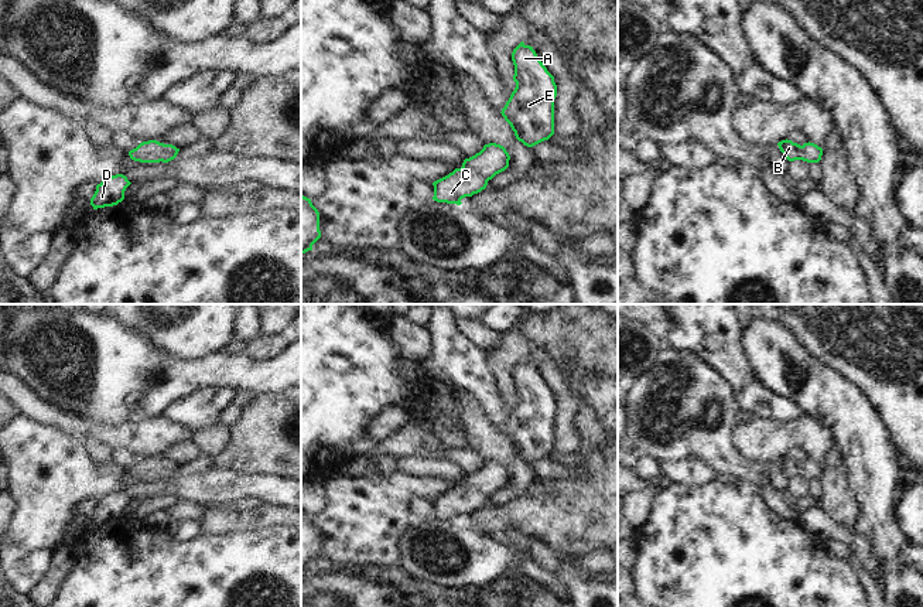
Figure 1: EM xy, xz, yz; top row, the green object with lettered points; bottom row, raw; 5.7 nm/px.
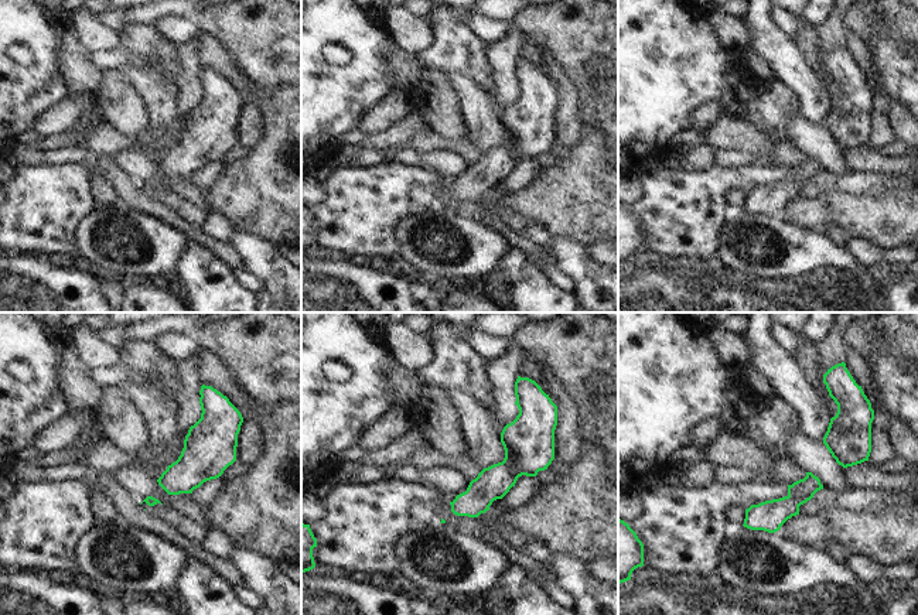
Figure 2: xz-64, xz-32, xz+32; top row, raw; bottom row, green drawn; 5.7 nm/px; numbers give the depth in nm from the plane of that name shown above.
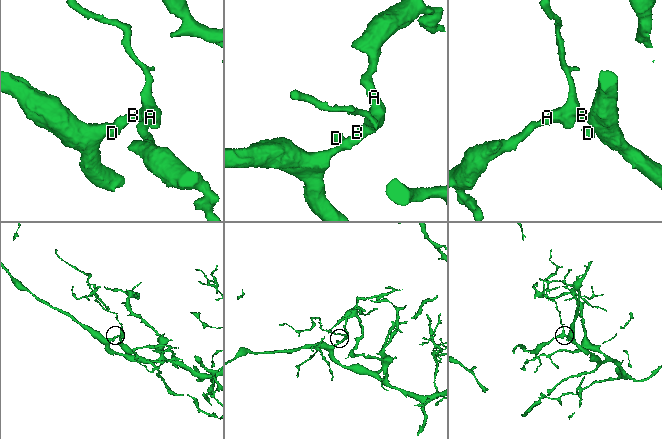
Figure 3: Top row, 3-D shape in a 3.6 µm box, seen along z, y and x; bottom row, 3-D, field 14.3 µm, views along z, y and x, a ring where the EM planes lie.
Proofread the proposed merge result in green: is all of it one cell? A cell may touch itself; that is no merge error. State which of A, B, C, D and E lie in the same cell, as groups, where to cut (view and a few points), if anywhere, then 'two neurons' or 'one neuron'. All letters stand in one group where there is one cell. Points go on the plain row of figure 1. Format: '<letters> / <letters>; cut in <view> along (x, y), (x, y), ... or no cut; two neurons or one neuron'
A B C D E; no cut; one neuron

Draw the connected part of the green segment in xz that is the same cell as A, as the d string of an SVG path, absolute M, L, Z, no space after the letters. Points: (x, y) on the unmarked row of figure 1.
M523 358L513 366L516 405L502 426L515 453L533 464L554 451L554 416L557 402L533 364Z

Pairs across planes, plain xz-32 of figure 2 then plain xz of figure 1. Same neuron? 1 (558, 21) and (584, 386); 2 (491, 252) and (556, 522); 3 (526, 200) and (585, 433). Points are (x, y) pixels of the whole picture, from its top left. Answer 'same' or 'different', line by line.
1: different
2: different
3: different

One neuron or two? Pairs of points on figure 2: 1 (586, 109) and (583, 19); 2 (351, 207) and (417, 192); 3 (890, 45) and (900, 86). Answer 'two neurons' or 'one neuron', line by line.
1: one neuron
2: two neurons
3: one neuron

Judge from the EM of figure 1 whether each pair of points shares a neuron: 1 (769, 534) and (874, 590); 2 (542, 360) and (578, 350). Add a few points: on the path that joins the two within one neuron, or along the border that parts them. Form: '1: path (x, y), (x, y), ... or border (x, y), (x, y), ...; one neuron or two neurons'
1: border (848, 562), (865, 592); two neurons
2: border (532, 345), (542, 350), (566, 378); two neurons

